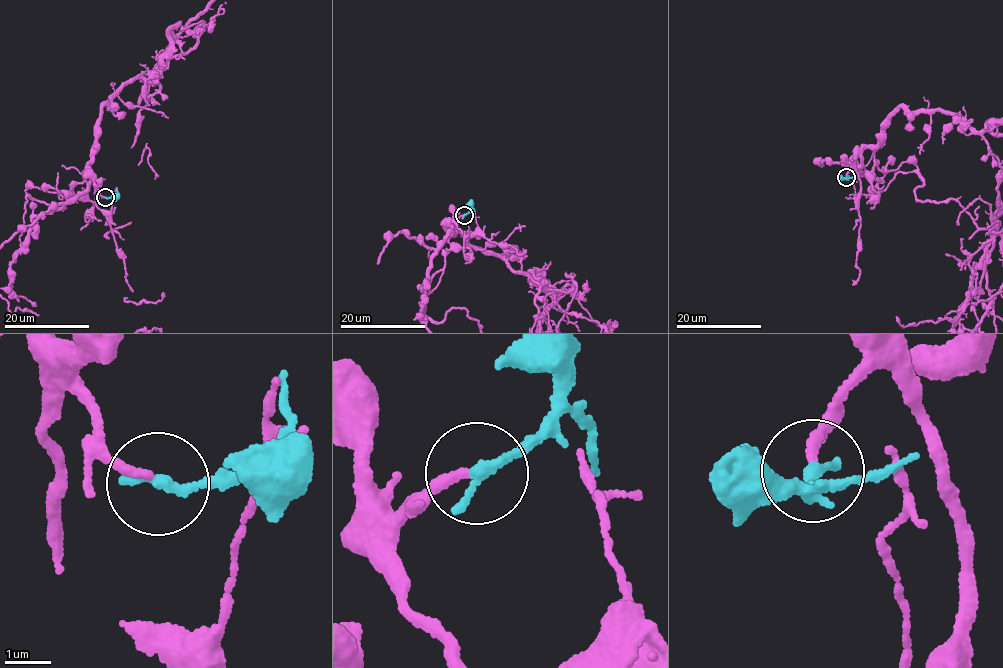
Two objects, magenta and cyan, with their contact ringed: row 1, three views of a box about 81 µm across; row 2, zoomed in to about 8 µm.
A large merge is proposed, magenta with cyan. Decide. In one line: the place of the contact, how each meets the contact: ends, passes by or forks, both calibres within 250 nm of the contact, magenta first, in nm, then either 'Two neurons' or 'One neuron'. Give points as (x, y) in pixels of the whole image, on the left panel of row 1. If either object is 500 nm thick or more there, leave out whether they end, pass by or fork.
Place: (105, 197). At the ring magenta ends. At the ring cyan ends. Thickness 200 nm (magenta) against 280 nm. One neuron

